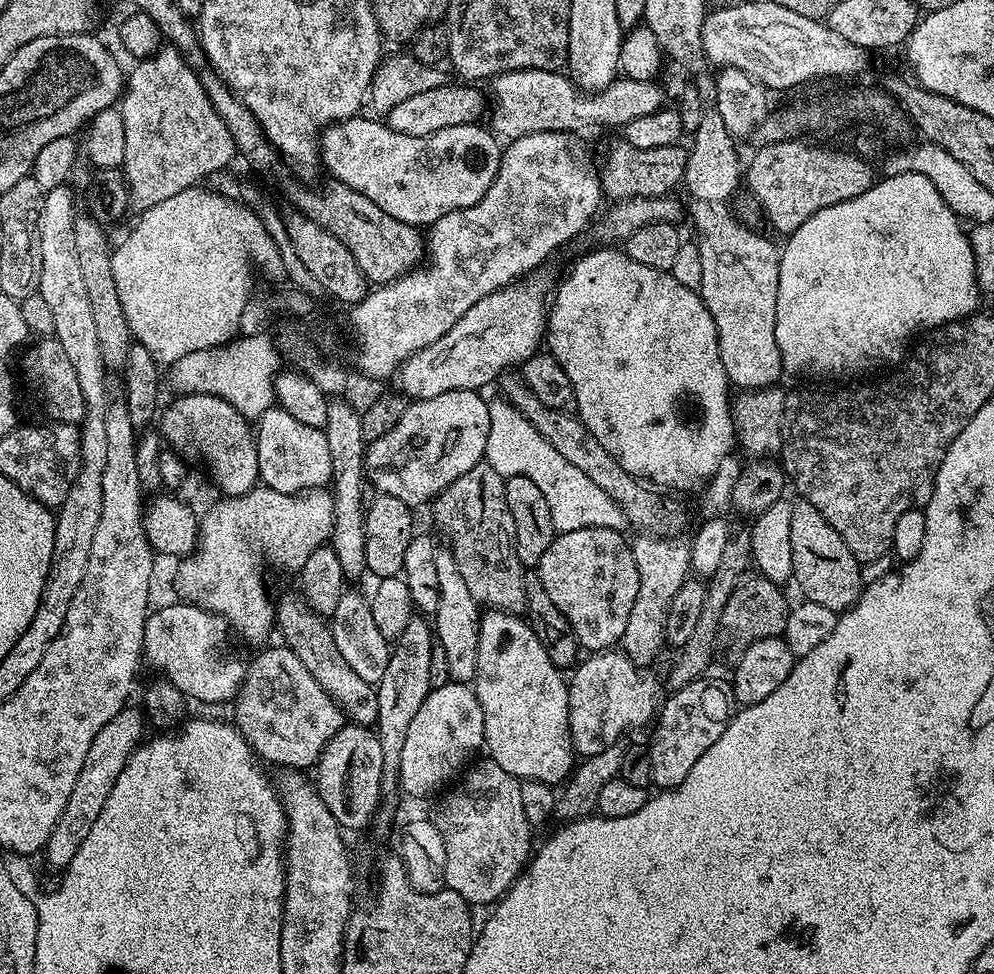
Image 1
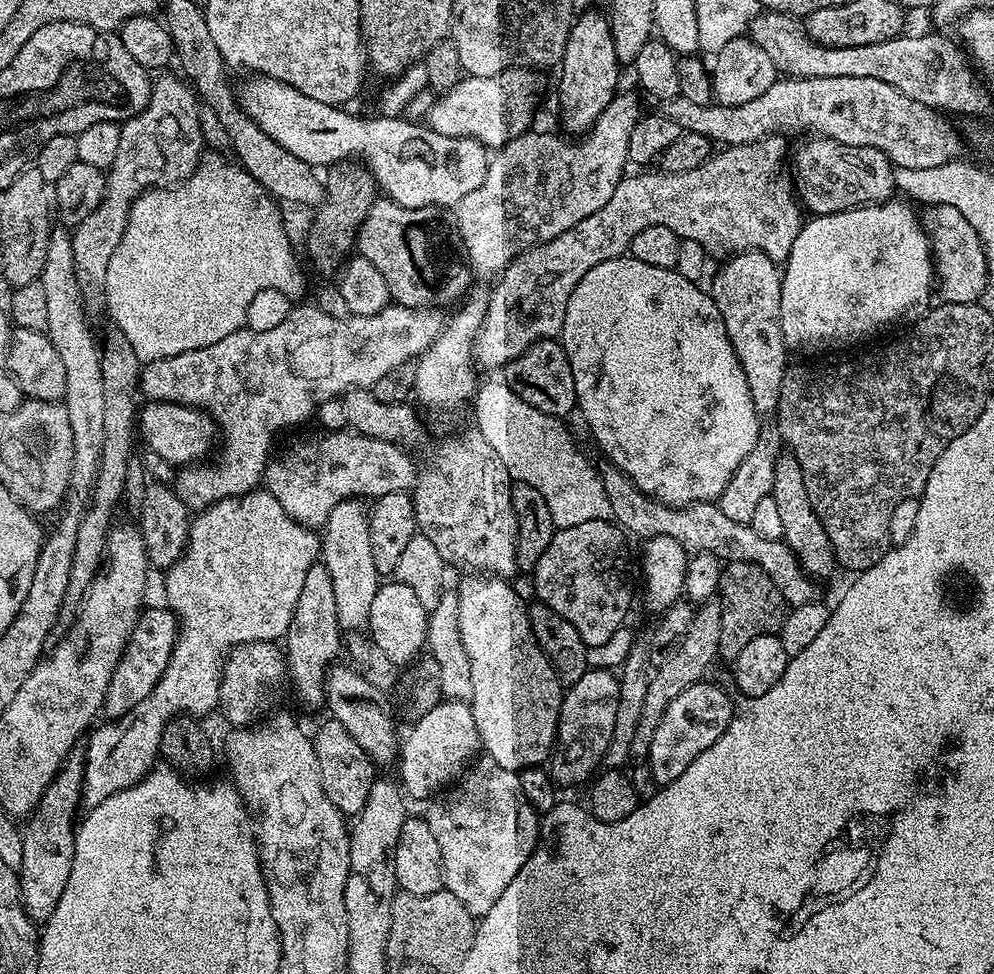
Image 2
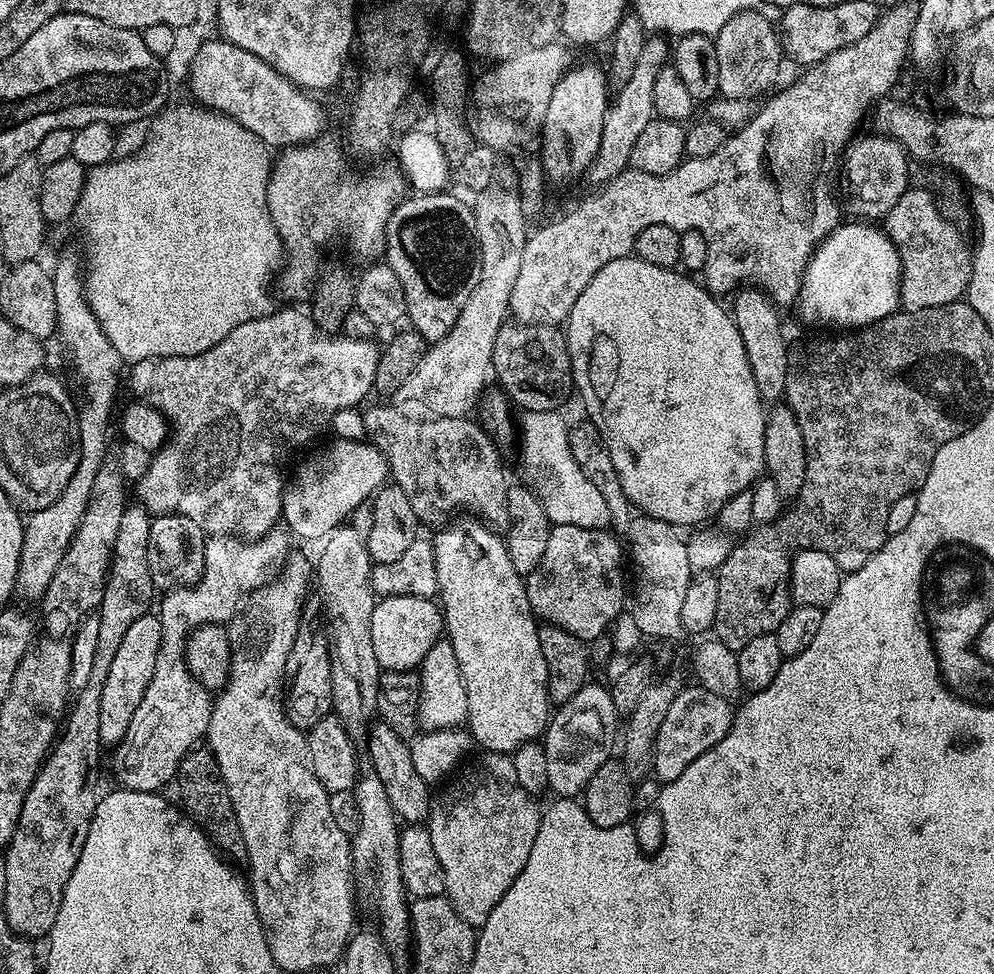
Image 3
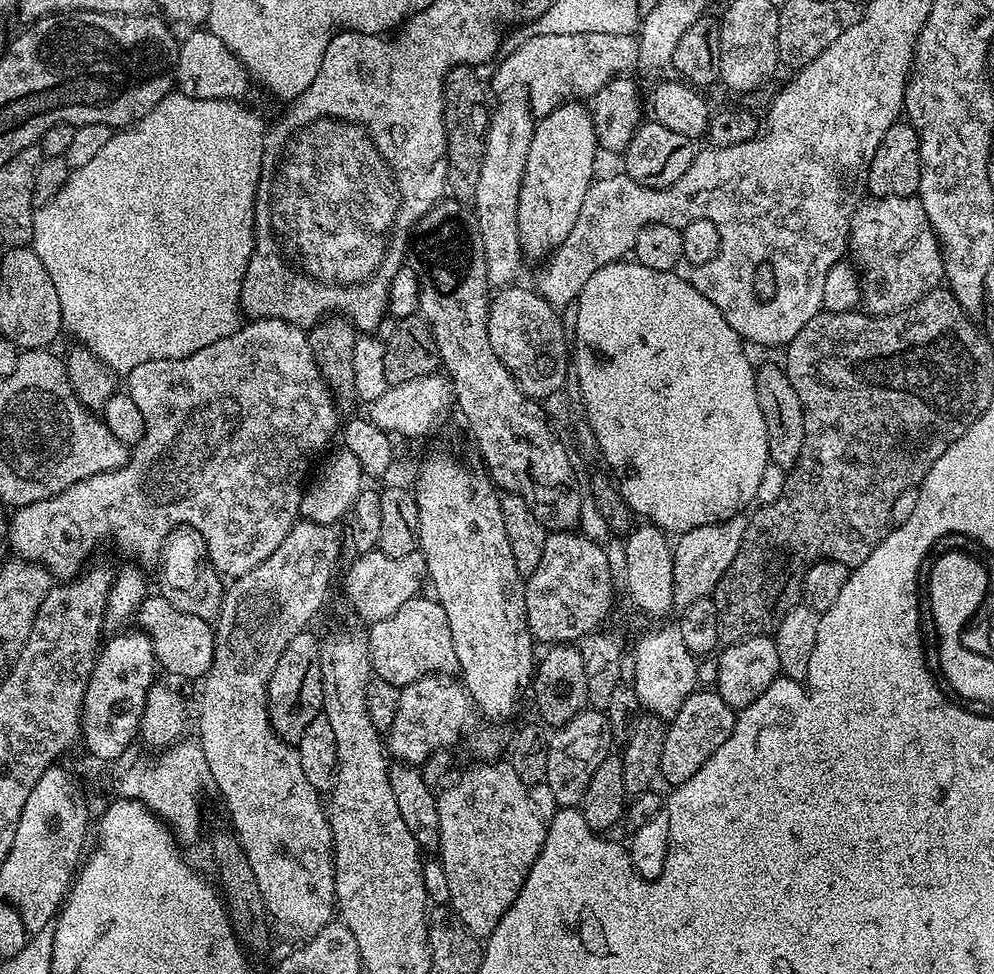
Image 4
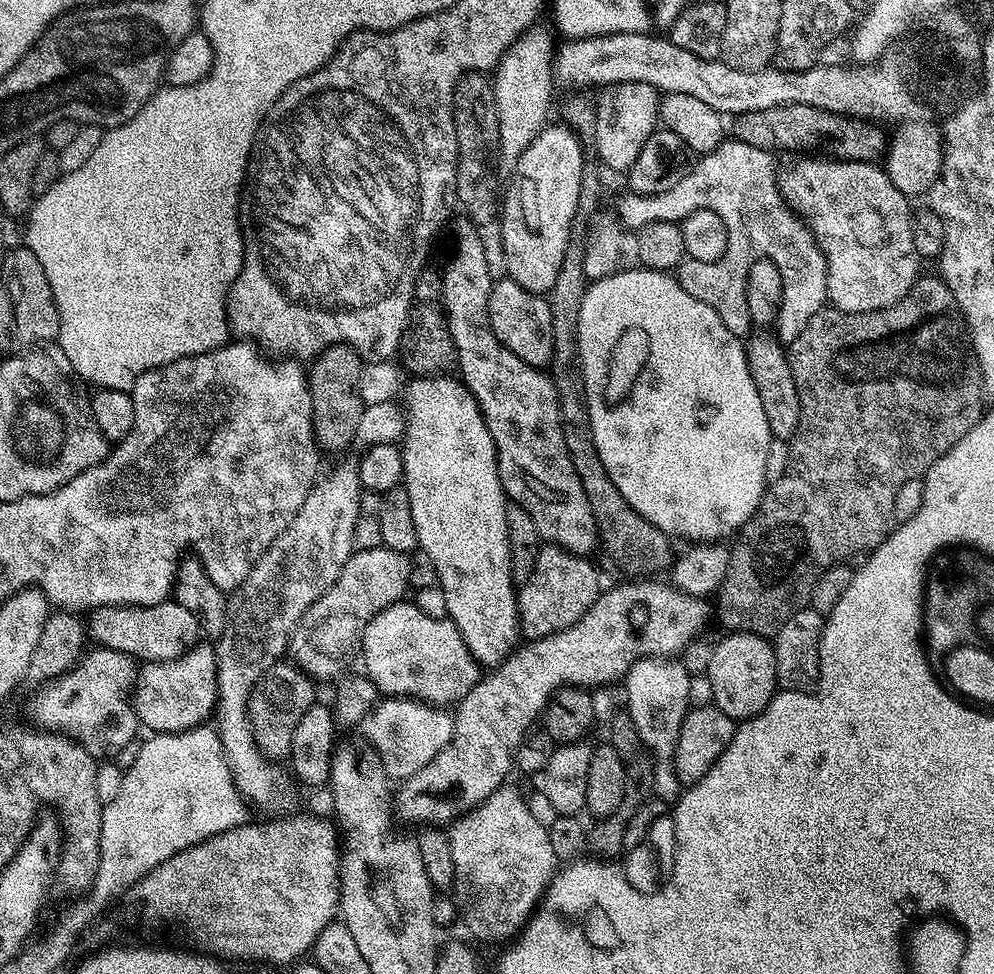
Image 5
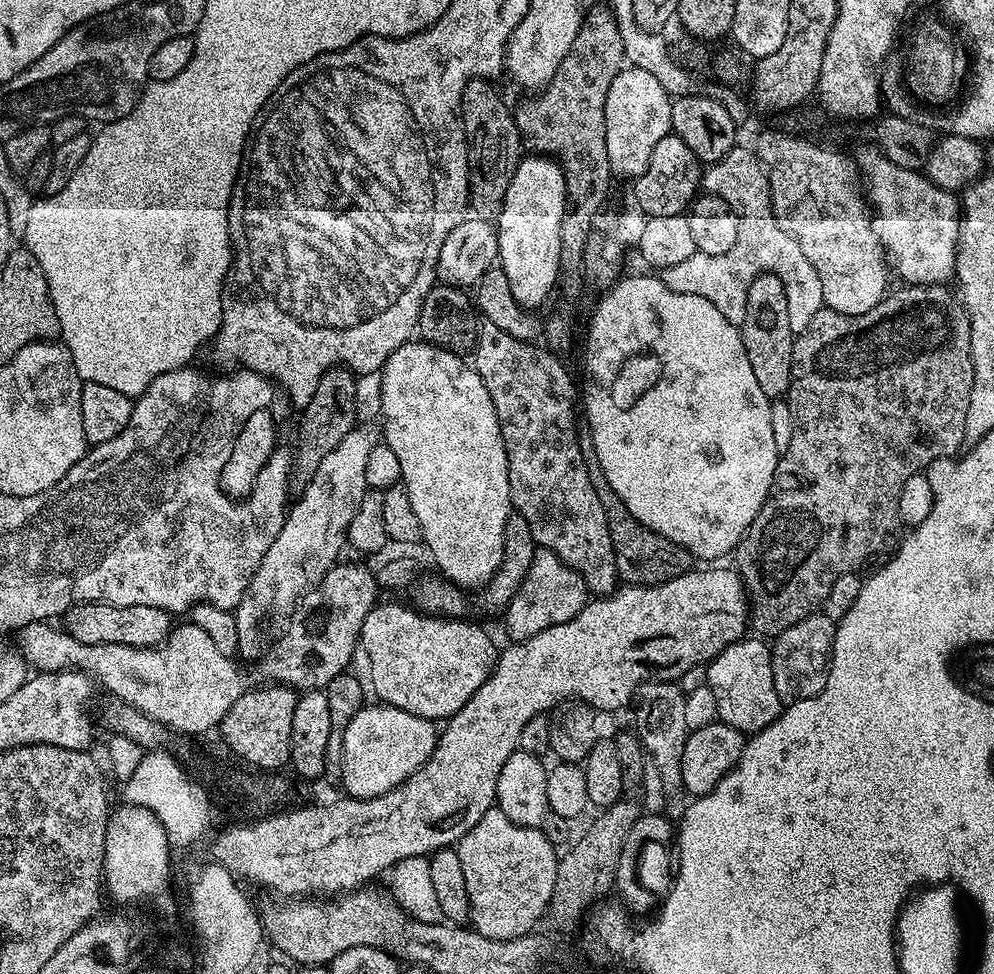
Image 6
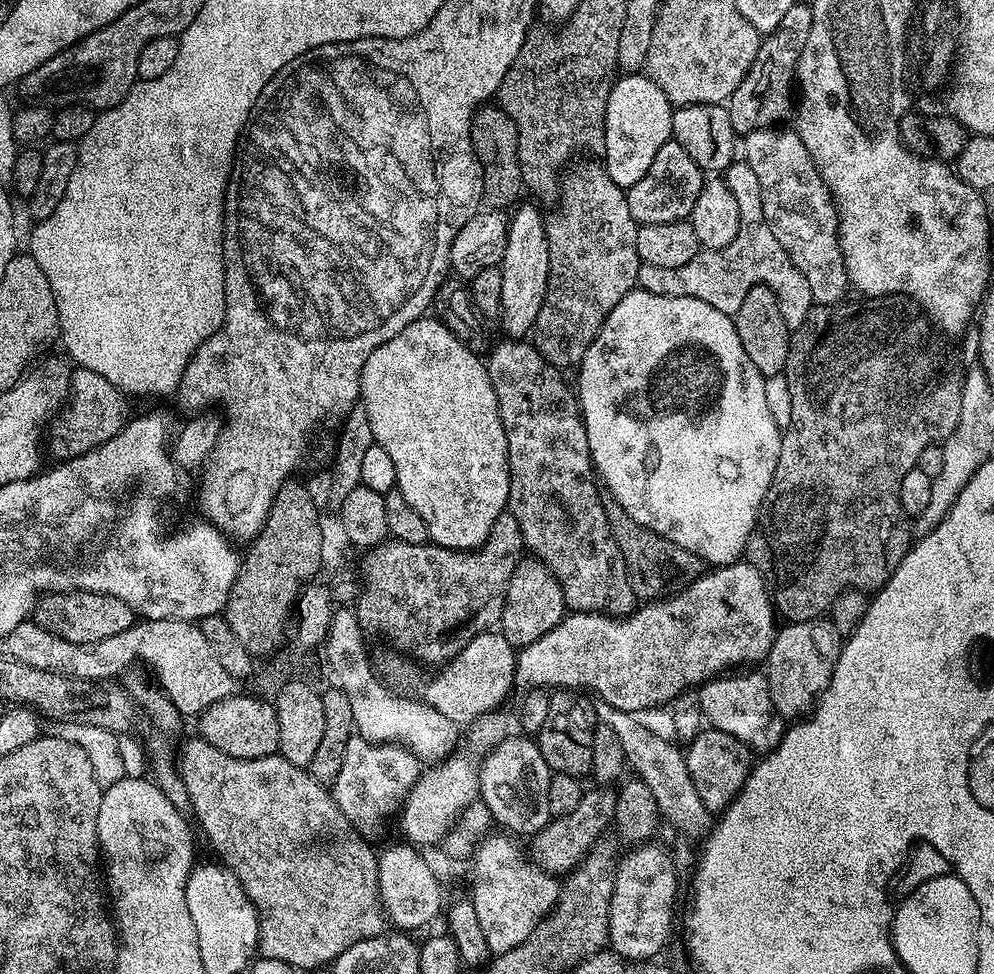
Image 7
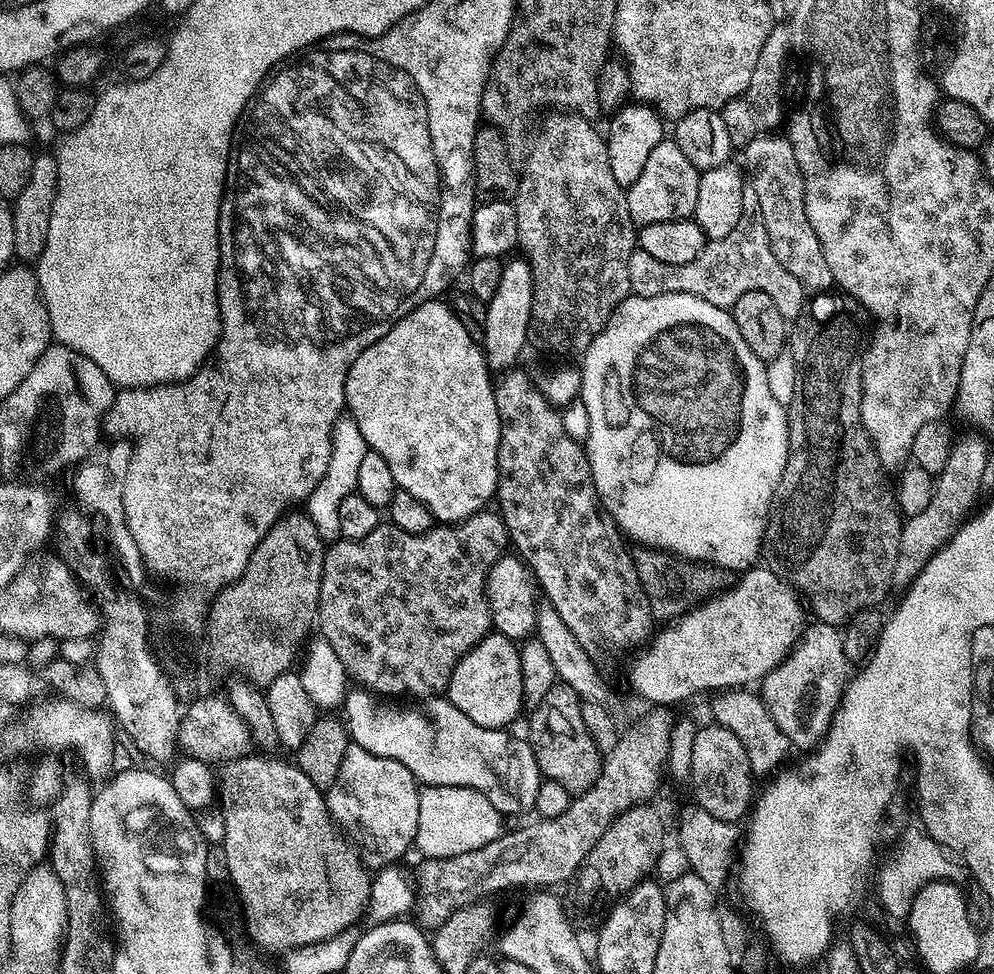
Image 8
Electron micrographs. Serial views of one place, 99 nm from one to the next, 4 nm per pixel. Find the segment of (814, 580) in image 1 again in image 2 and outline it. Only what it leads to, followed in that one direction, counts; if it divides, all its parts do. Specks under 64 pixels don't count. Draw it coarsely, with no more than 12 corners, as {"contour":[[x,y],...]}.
{"contour":[[791,451],[776,458],[771,492],[782,539],[813,578],[838,552],[806,494]]}

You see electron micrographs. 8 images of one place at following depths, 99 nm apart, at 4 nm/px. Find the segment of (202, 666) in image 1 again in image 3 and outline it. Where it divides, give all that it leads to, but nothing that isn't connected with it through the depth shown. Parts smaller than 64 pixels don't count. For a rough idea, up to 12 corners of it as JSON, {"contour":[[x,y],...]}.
{"contour":[[162,622],[126,630],[102,689],[101,745],[122,742],[154,678]]}

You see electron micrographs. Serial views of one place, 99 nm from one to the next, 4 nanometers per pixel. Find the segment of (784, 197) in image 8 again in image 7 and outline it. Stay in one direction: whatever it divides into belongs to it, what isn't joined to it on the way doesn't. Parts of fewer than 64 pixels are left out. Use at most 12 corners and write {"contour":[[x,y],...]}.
{"contour":[[747,133],[762,214],[813,301],[850,292],[836,204],[800,135]]}

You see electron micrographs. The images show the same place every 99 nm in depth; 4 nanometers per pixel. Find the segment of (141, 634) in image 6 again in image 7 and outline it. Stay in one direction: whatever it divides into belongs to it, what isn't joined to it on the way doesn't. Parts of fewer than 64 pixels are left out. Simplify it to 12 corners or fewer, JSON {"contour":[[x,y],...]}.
{"contour":[[54,592],[34,619],[66,642],[93,644],[130,630],[122,598]]}

